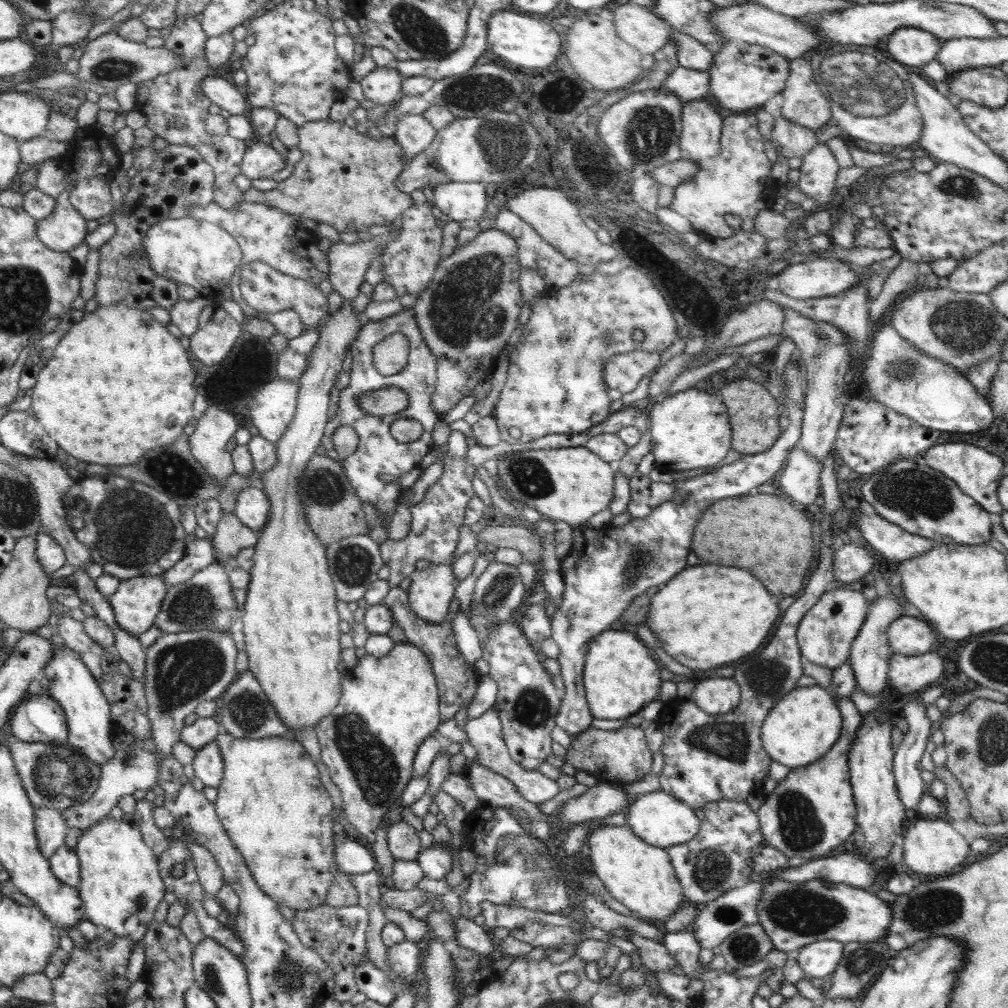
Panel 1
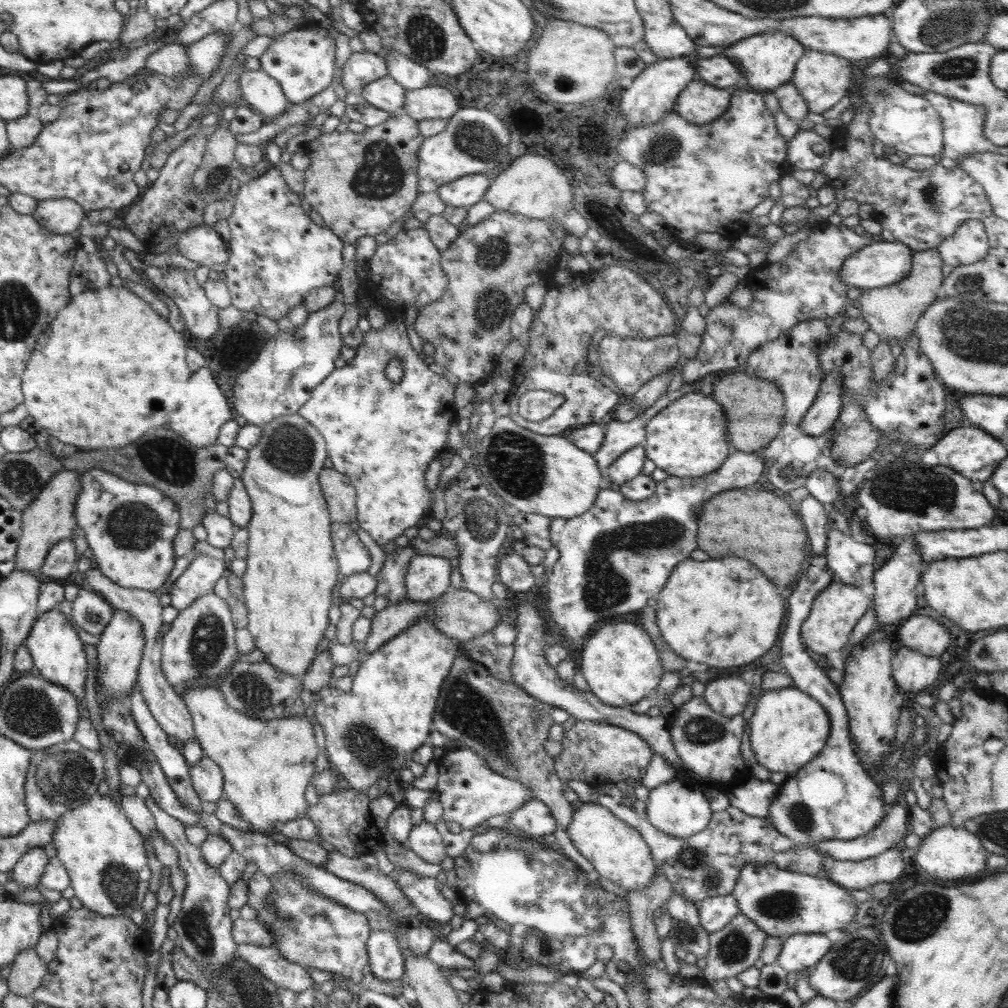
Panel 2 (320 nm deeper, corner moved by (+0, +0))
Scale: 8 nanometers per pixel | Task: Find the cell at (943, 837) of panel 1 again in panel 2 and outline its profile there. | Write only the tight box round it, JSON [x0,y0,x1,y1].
[914,825,987,881]

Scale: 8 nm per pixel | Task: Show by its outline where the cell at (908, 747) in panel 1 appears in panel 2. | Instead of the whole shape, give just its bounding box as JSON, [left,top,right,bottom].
[816,802,908,861]

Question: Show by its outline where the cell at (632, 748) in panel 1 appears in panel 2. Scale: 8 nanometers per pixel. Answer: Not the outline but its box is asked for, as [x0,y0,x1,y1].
[555,716,653,787]

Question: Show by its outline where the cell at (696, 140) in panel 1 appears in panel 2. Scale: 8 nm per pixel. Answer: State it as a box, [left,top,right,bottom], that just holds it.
[673,78,731,124]

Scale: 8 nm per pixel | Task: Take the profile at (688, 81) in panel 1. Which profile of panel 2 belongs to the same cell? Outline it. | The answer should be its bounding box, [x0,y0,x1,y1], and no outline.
[695,54,743,91]

